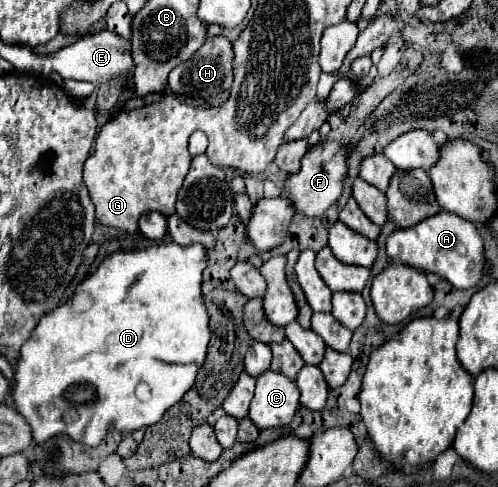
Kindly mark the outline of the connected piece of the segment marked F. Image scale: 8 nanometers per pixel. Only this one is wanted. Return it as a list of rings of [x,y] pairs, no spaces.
[[[320,142],[318,146],[312,146],[306,152],[306,156],[302,158],[300,172],[288,176],[284,182],[286,198],[290,198],[290,204],[294,206],[294,212],[298,216],[318,218],[336,202],[342,192],[342,180],[346,176],[346,158],[348,148],[340,146],[338,142]]]

